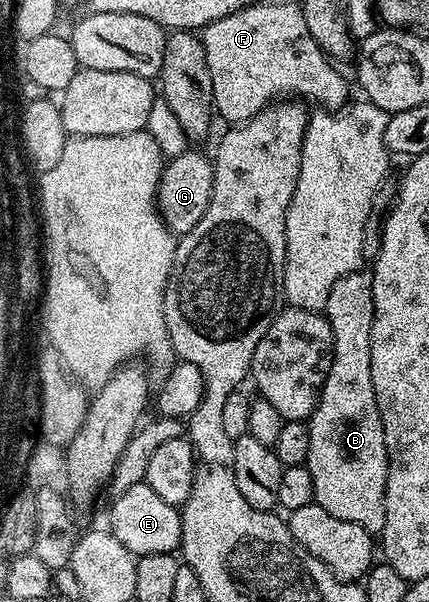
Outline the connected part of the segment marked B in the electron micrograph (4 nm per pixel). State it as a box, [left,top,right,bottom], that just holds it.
[305,268,389,536]

